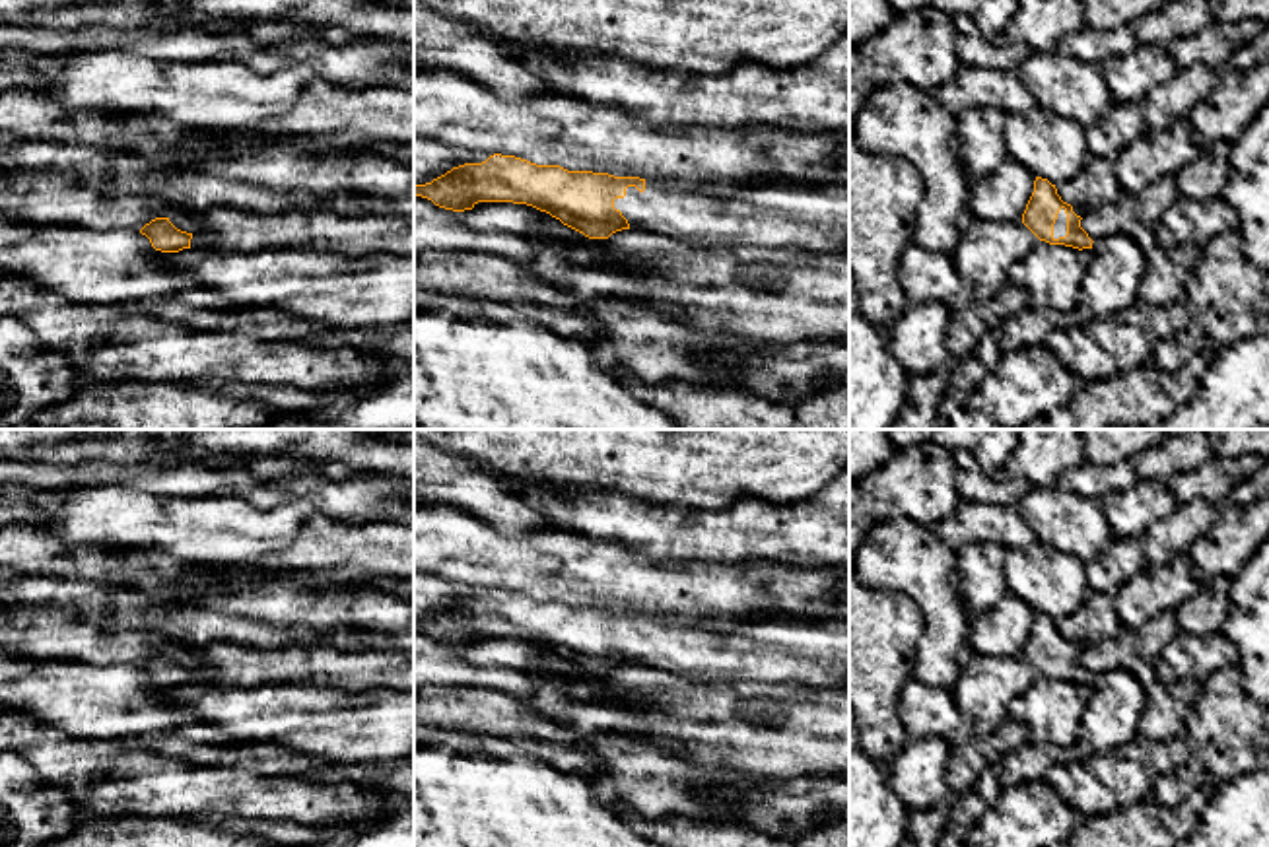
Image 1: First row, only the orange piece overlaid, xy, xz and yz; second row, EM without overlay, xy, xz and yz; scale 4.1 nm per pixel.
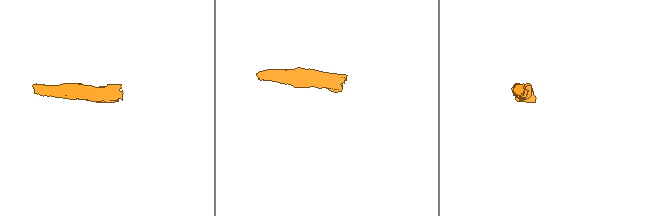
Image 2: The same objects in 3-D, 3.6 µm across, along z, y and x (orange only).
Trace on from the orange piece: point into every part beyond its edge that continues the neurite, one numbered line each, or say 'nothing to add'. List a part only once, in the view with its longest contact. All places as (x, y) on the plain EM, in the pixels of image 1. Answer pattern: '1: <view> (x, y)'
1: xz (772, 651)

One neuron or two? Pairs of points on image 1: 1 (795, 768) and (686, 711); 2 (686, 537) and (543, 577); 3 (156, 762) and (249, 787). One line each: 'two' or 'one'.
1: one
2: two
3: one

